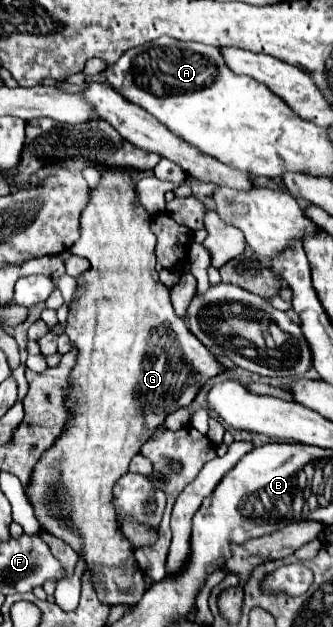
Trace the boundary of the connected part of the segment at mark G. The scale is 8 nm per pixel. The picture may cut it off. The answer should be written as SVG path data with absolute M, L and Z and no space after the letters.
M124 171L102 173L100 183L90 189L88 205L80 213L80 239L68 249L72 255L86 257L90 261L90 269L76 279L78 289L64 327L72 347L78 349L76 365L70 373L68 397L64 401L70 421L52 449L40 457L26 487L26 499L34 509L34 517L40 521L40 529L64 539L78 555L84 551L84 567L92 575L96 595L108 607L134 607L146 591L144 573L140 573L134 559L134 547L122 535L112 505L114 483L128 471L130 459L164 423L164 419L176 409L188 407L202 385L226 369L216 361L210 349L206 349L190 333L184 319L174 313L170 289L158 279L154 247L156 235L150 231L150 215L136 197L132 177Z

